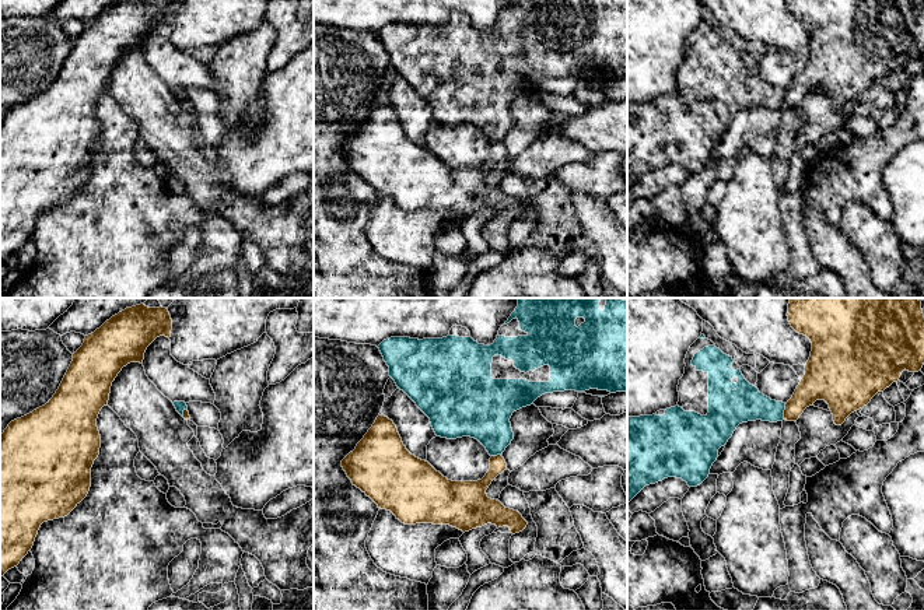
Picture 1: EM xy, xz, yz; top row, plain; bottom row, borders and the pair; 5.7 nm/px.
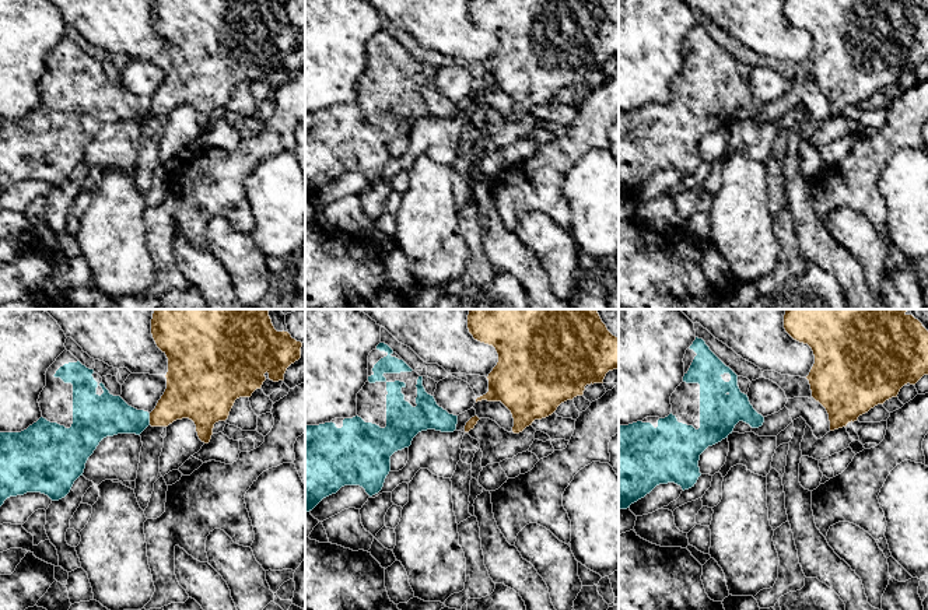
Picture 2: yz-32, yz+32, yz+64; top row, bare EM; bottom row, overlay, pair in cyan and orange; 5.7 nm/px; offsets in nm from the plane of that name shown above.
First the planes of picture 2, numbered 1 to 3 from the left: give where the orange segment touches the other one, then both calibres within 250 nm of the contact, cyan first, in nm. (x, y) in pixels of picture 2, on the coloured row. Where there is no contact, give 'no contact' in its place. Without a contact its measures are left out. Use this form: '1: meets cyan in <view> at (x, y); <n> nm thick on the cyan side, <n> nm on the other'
1: meets cyan in yz-32 at (149, 419); 240 nm thick on the cyan side, 240 nm on the other
2: no contact
3: no contact

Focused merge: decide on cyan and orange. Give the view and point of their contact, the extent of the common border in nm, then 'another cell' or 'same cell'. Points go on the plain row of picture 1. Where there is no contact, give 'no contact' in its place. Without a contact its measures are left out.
contact yz (783, 98); length 90 nm; another cell

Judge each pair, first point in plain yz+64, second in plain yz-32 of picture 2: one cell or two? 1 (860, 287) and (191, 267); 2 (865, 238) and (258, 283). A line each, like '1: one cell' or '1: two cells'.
1: one cell
2: one cell

